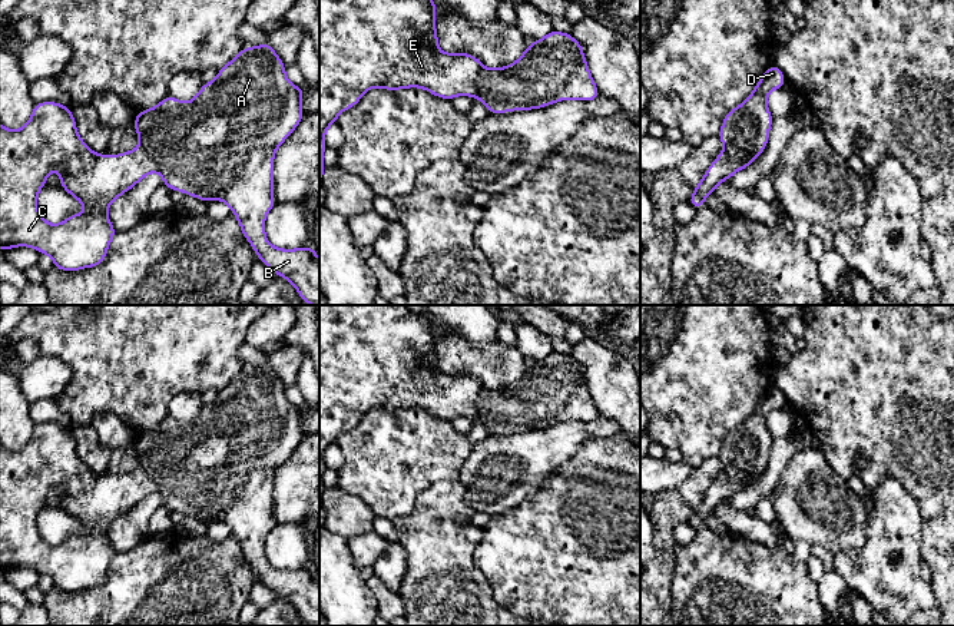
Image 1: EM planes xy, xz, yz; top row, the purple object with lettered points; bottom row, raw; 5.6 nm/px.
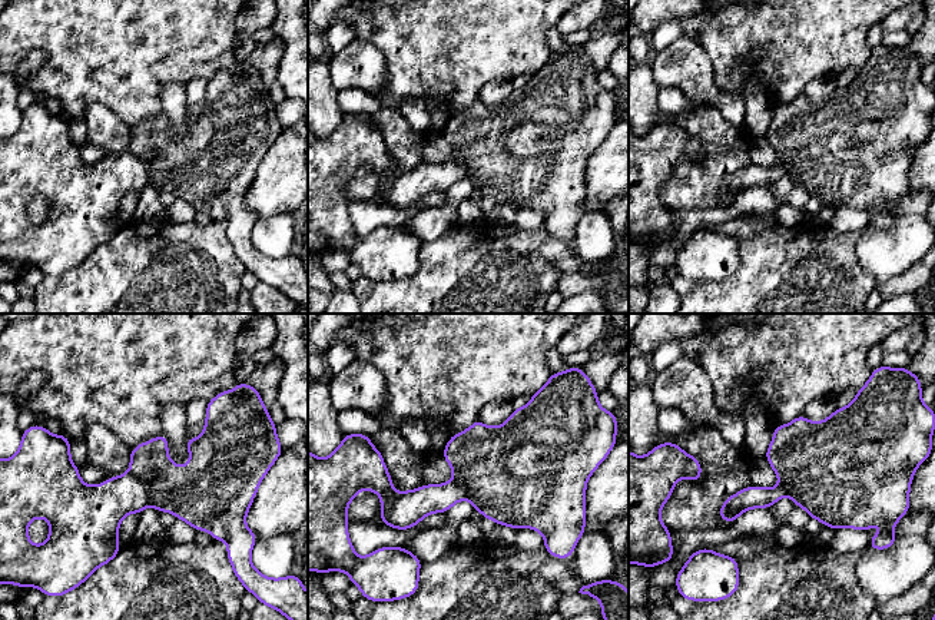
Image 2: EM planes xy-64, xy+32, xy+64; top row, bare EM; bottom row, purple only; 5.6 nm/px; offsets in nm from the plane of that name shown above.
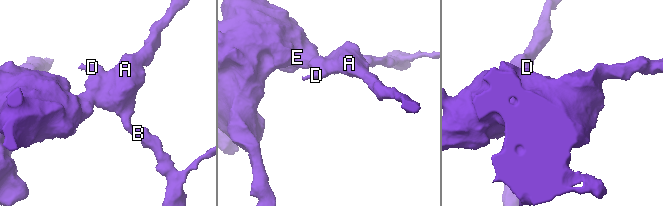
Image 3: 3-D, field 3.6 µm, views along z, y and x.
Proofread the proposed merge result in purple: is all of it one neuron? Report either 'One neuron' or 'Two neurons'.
Two neurons

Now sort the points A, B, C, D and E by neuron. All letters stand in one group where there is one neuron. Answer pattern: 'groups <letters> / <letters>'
groups A B D / C E

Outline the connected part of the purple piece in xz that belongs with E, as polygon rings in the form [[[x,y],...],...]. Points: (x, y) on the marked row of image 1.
[[[319,0],[319,183],[327,166],[322,153],[327,148],[324,133],[342,110],[355,106],[371,87],[398,90],[423,87],[431,95],[448,99],[458,95],[476,96],[480,60],[468,53],[444,53],[437,49],[434,0]]]

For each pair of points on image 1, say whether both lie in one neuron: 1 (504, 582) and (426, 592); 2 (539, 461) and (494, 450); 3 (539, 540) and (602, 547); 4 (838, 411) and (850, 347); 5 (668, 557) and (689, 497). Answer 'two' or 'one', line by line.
1: two
2: one
3: one
4: one
5: one

